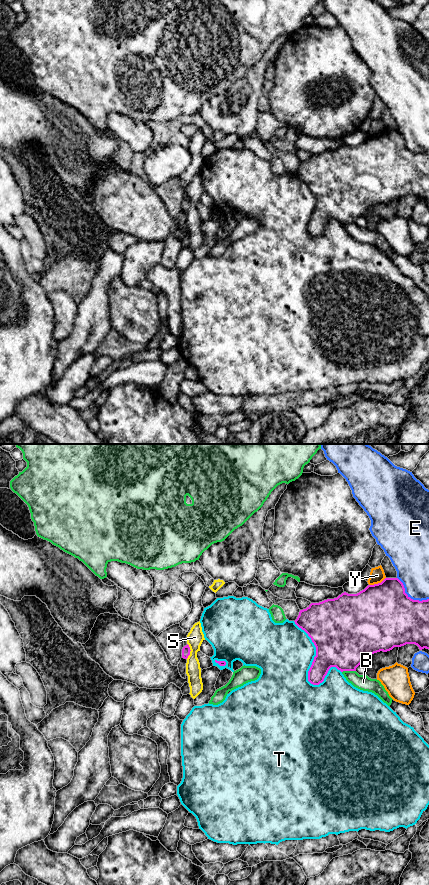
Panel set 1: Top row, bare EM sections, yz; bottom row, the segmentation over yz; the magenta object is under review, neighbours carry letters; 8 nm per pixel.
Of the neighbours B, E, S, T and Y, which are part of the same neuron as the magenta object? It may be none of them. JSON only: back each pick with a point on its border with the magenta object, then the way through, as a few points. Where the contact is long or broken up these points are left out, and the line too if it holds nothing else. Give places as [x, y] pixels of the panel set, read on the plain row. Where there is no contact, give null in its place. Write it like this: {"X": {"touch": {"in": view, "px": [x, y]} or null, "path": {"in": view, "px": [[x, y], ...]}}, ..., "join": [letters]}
{"join": []}

